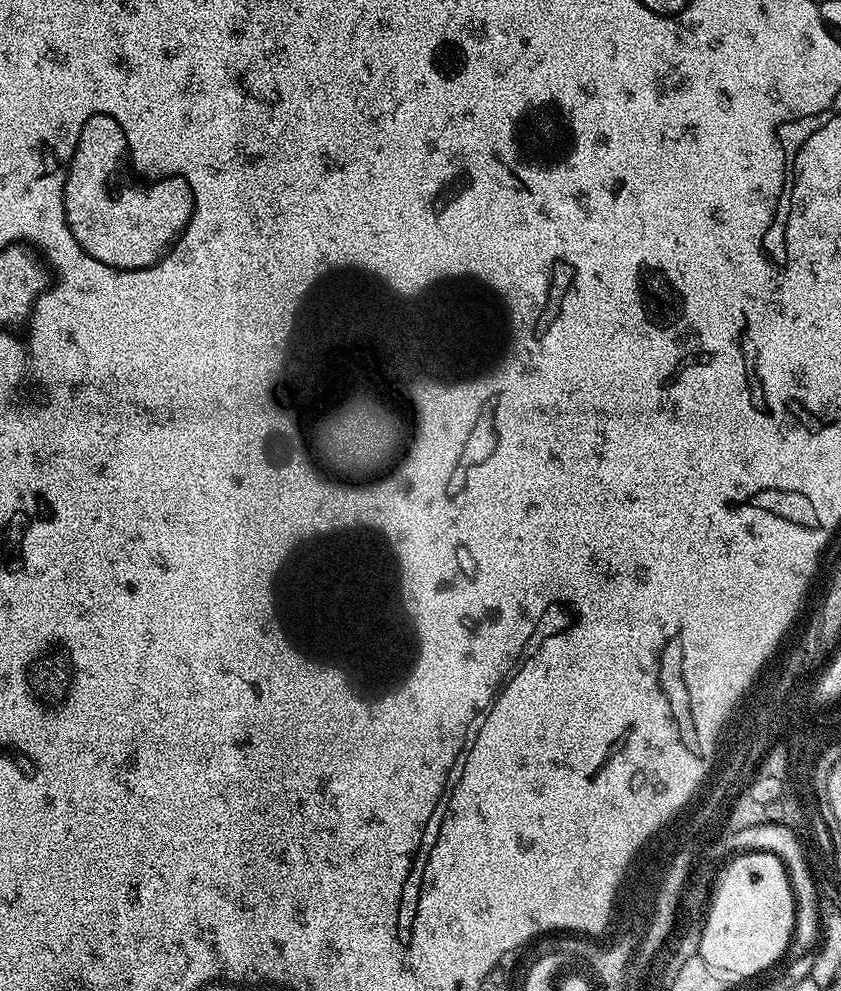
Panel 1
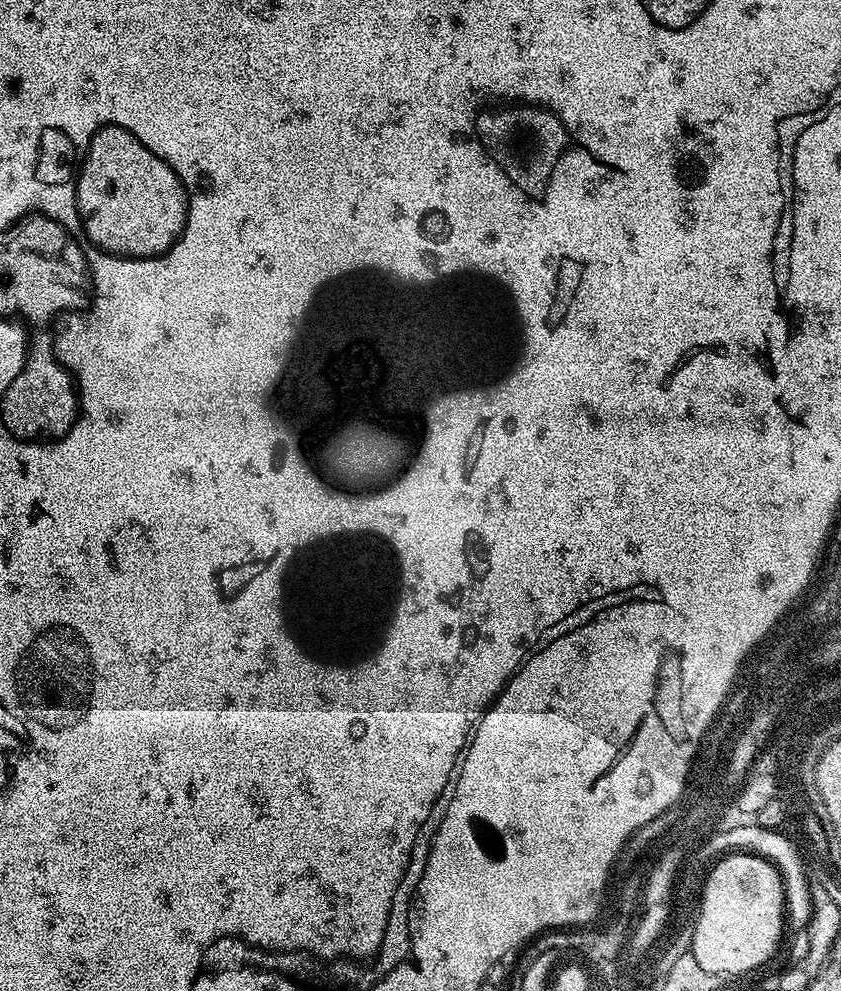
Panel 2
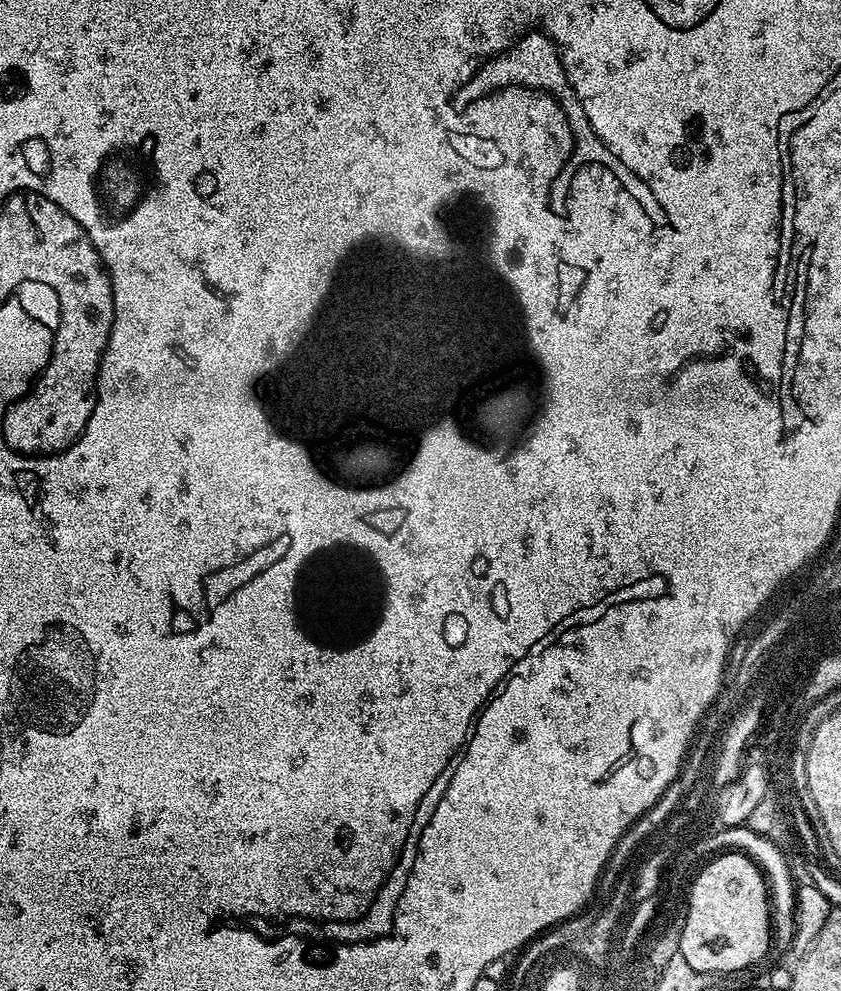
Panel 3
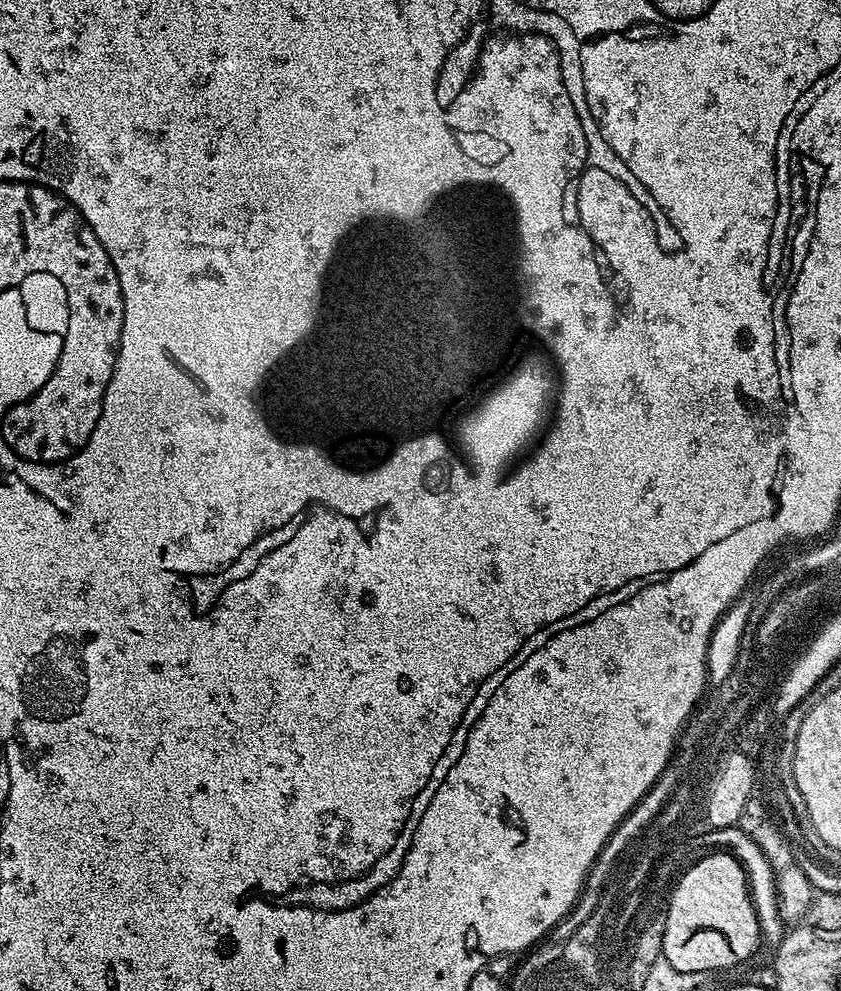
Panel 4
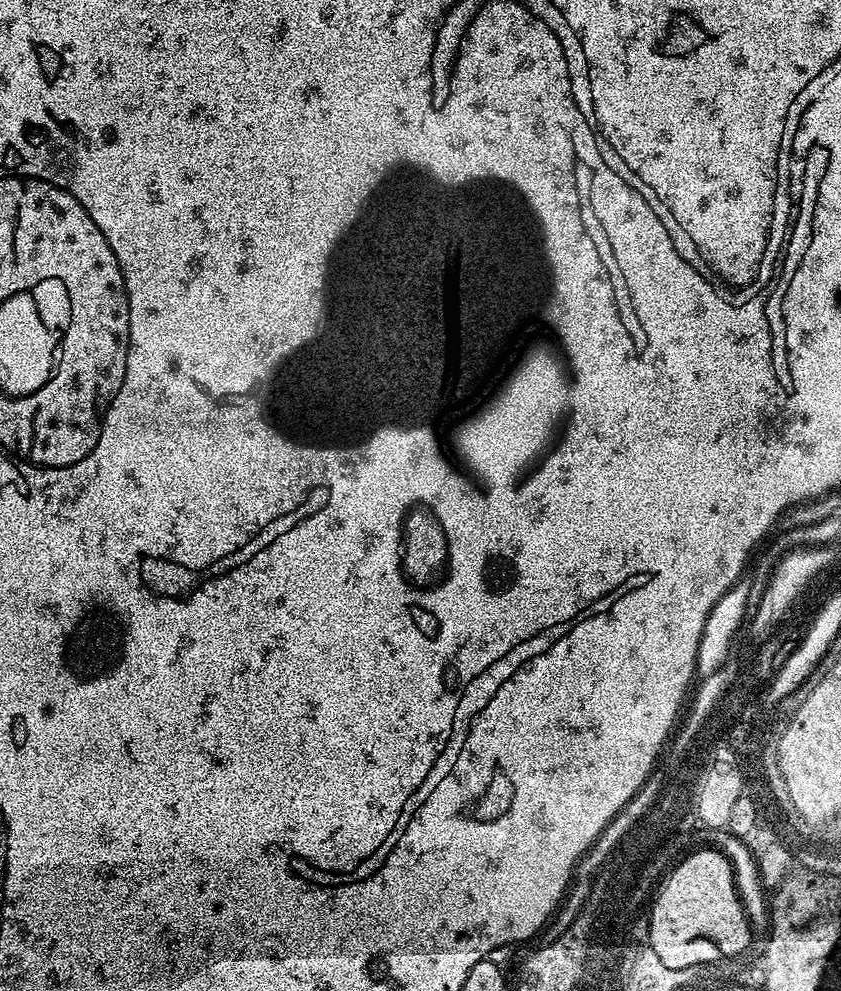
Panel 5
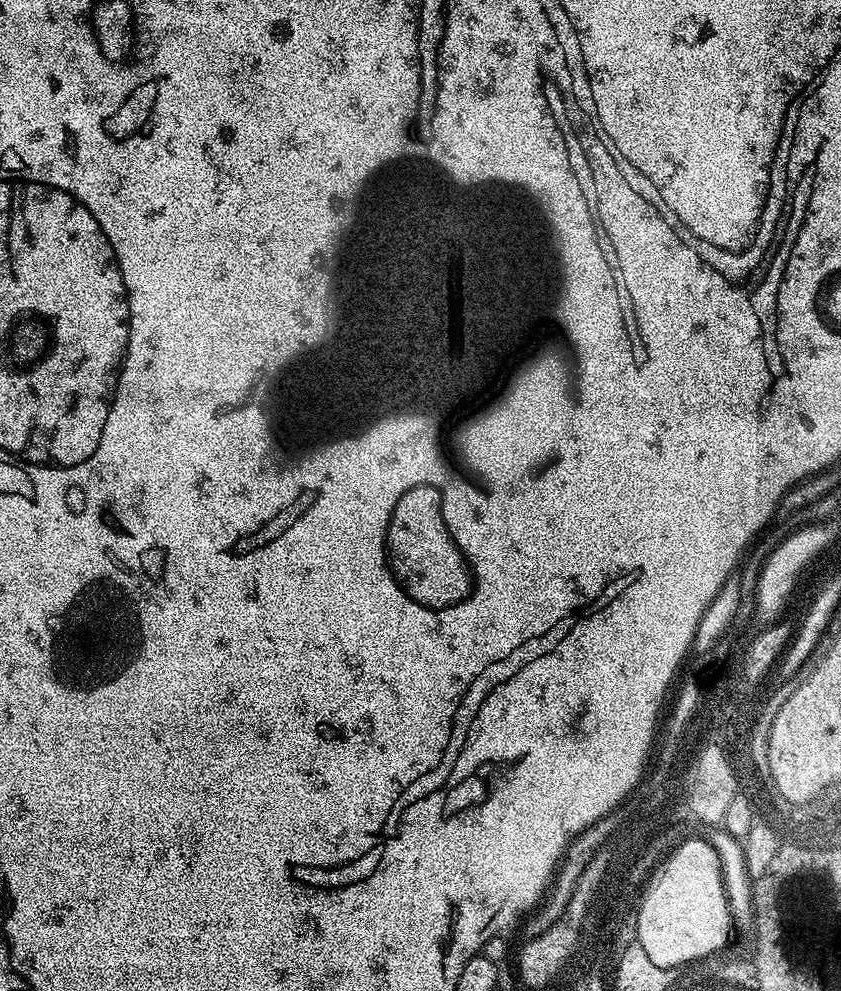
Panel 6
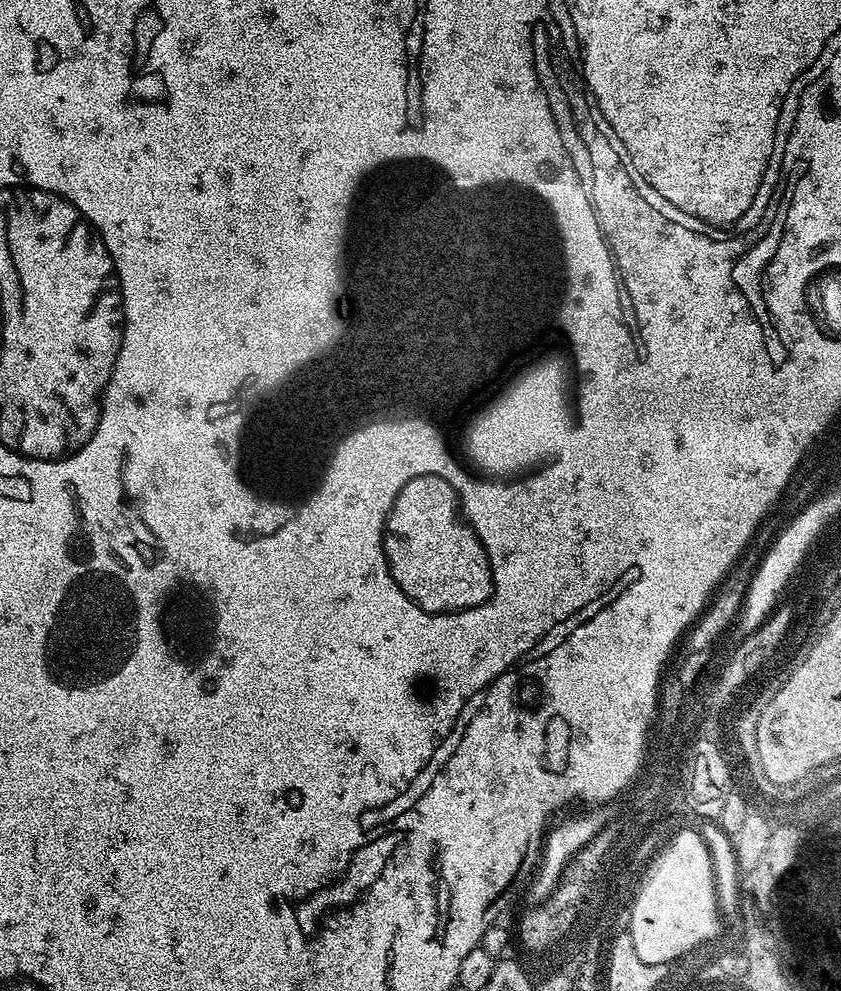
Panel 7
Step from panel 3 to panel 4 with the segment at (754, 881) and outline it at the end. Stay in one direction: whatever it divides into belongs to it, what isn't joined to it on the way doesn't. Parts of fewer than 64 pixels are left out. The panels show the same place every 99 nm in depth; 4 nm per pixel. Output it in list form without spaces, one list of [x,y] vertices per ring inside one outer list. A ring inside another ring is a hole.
[[[717,850],[712,855],[702,858],[697,864],[691,865],[677,879],[668,902],[668,917],[664,923],[664,946],[662,949],[662,956],[668,960],[670,966],[678,972],[706,972],[714,971],[716,969],[735,968],[745,963],[747,956],[755,950],[756,947],[761,947],[762,941],[760,939],[760,927],[758,926],[758,918],[756,917],[756,906],[752,902],[752,894],[748,891],[748,877],[744,874],[744,867],[736,860],[736,857],[724,850]]]

